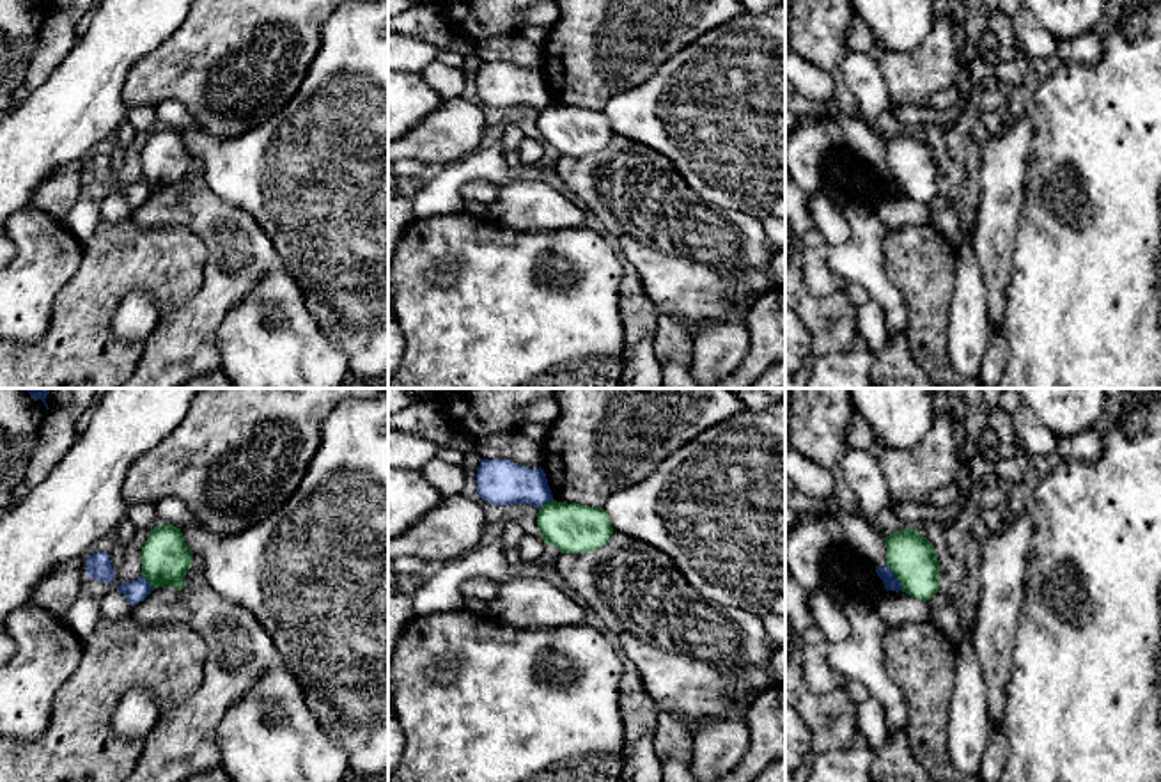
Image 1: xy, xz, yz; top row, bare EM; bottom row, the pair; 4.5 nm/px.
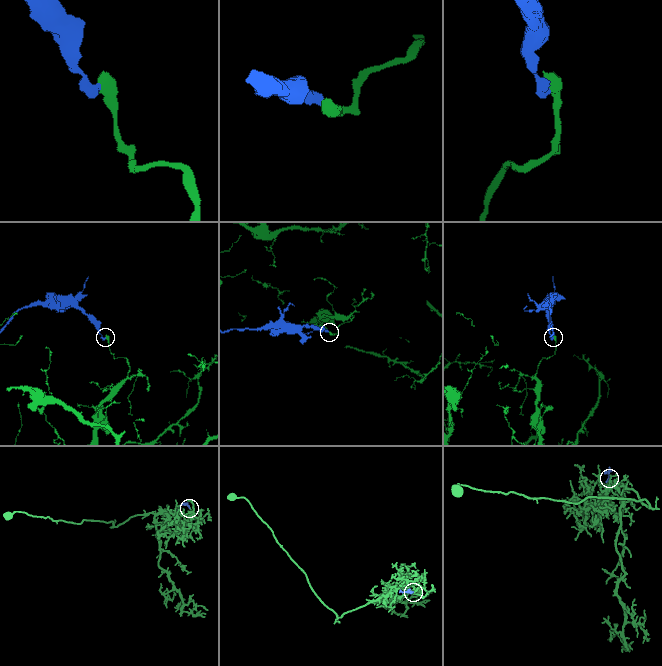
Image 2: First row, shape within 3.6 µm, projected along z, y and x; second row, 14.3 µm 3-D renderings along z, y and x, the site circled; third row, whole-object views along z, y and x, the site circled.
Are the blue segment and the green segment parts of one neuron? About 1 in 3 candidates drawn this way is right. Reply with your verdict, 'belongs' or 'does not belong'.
does not belong

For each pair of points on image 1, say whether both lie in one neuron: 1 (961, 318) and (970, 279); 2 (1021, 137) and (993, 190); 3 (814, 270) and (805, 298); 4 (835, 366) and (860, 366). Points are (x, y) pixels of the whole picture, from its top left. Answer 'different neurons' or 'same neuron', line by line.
1: same neuron
2: same neuron
3: different neurons
4: same neuron

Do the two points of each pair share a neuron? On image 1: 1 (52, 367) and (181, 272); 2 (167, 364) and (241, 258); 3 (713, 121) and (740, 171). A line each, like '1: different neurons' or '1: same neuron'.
1: same neuron
2: same neuron
3: same neuron

